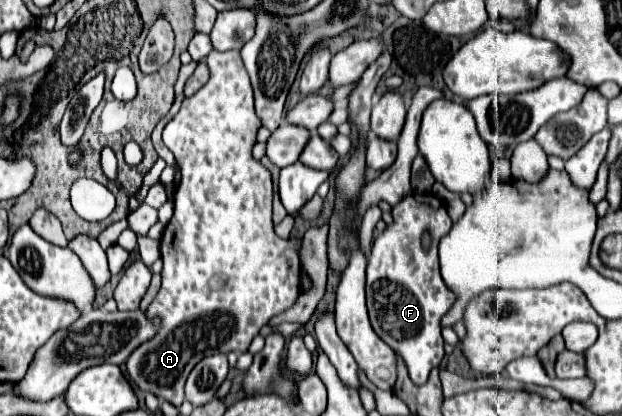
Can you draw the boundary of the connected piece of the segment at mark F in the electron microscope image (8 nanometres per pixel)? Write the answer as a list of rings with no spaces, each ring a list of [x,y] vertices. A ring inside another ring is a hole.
[[[416,192],[392,208],[392,218],[394,222],[372,242],[366,268],[366,304],[374,332],[402,354],[412,382],[424,384],[430,370],[444,358],[440,318],[456,302],[456,294],[442,280],[438,264],[438,240],[448,234],[452,220],[438,196]],[[424,232],[432,238],[428,248],[422,244]]]

